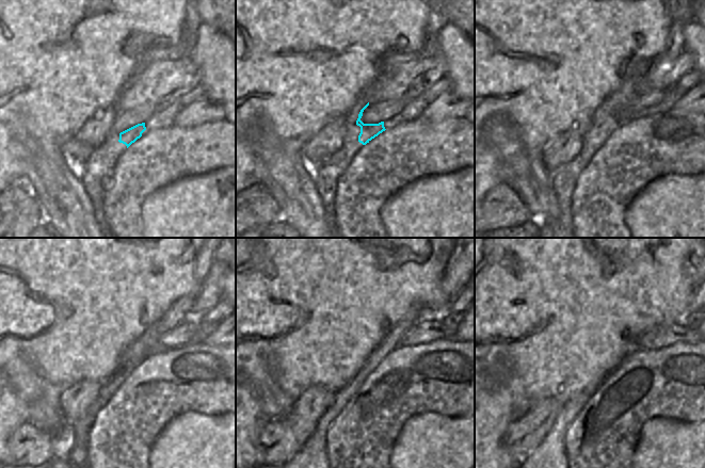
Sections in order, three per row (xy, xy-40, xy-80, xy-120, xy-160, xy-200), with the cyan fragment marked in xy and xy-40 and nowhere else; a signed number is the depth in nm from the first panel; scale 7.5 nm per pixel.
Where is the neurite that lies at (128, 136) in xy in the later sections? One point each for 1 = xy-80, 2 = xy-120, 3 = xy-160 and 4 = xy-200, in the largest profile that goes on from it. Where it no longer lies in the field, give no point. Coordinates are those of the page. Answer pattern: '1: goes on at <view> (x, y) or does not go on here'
1: goes on at xy-80 (630, 89)
2: goes on at xy-120 (138, 351)
3: goes on at xy-160 (313, 454)
4: goes on at xy-200 (549, 454)

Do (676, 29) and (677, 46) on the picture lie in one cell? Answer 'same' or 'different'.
same

